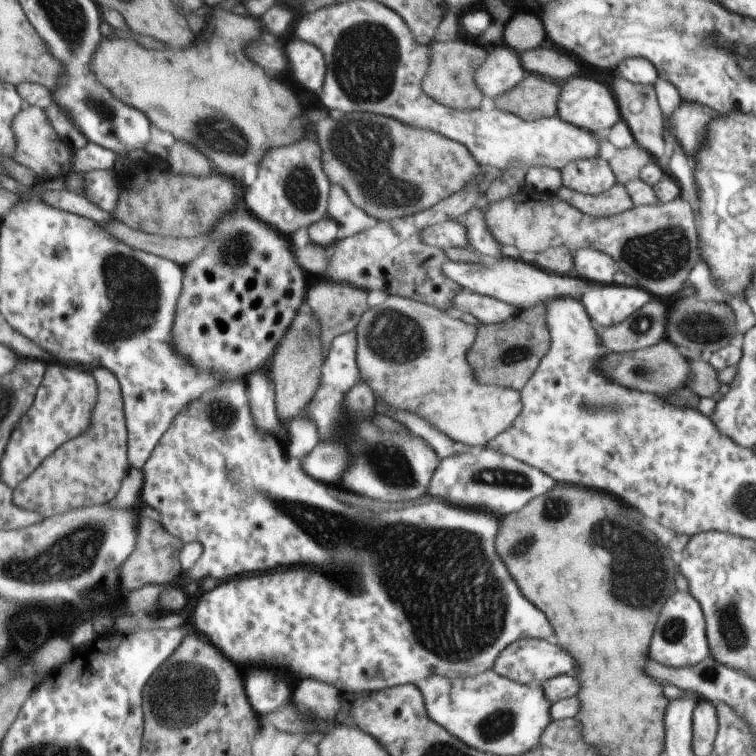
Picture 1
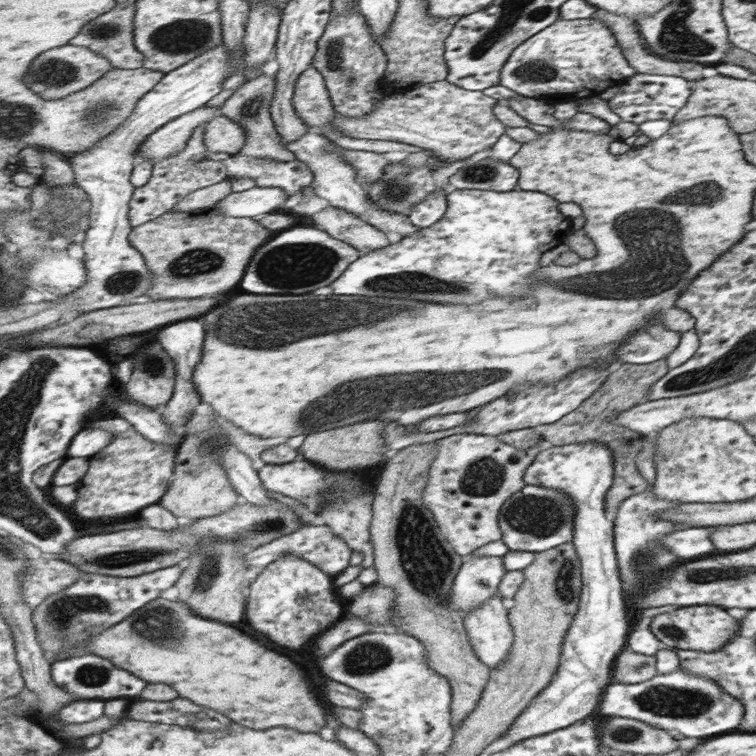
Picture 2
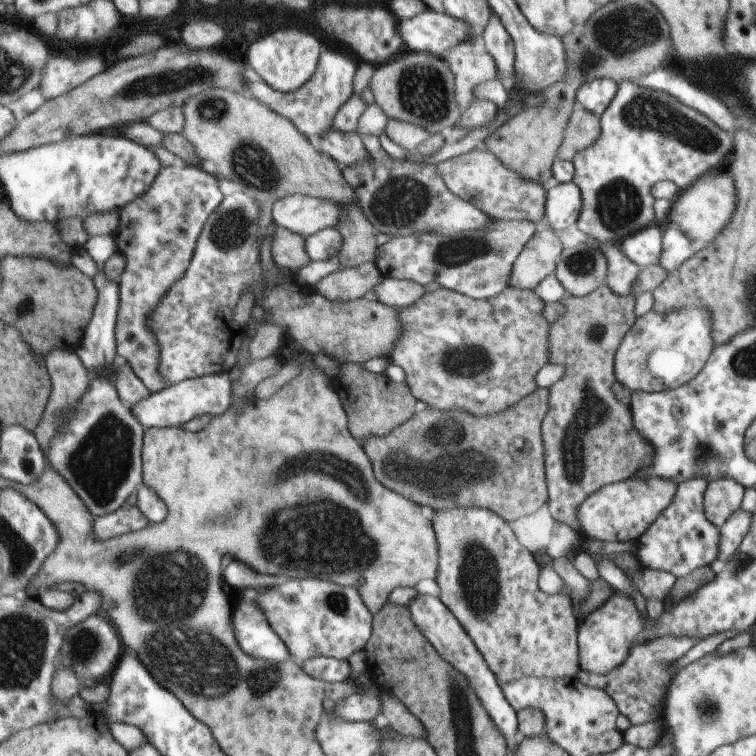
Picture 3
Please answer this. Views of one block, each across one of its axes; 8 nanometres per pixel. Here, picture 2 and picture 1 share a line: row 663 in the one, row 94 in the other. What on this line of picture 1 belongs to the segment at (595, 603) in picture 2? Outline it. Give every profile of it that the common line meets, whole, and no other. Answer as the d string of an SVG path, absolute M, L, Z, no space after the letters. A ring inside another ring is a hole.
M574 76L563 83L557 117L576 128L607 137L610 128L620 120L620 112L610 92L584 76Z

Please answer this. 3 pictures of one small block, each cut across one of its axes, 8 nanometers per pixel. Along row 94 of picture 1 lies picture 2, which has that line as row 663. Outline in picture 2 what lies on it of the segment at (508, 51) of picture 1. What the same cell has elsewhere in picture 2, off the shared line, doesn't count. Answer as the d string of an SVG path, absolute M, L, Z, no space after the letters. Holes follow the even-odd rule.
M494 595L477 609L464 614L464 625L468 630L474 652L484 664L493 669L507 659L514 640L508 613L502 597Z

